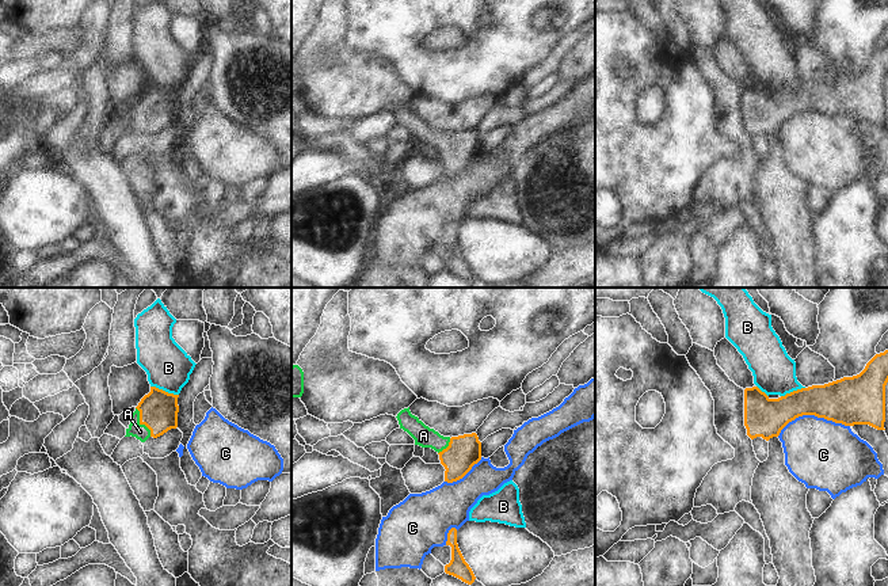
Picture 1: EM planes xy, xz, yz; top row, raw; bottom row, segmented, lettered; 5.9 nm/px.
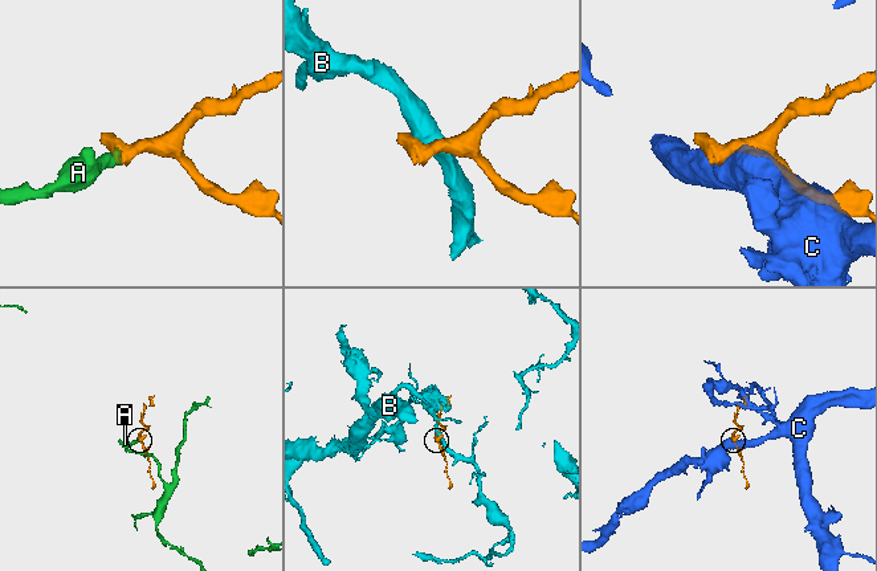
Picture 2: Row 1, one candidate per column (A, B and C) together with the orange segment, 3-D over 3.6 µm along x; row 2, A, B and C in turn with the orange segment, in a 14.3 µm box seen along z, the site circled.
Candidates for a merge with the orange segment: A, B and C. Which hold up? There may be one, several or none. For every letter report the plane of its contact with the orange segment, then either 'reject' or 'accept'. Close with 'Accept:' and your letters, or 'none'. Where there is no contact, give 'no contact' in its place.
A: xy | accept
B: xy | reject
C: yz | reject
Accept: A

